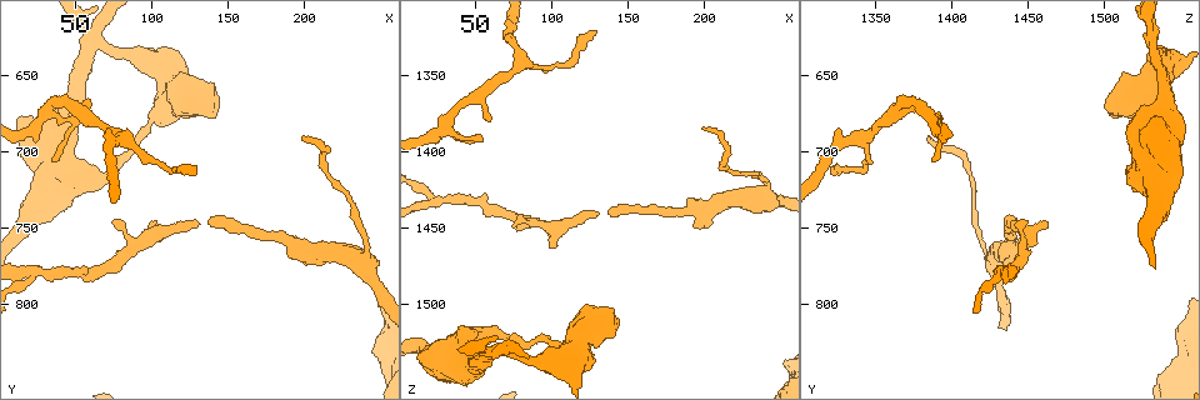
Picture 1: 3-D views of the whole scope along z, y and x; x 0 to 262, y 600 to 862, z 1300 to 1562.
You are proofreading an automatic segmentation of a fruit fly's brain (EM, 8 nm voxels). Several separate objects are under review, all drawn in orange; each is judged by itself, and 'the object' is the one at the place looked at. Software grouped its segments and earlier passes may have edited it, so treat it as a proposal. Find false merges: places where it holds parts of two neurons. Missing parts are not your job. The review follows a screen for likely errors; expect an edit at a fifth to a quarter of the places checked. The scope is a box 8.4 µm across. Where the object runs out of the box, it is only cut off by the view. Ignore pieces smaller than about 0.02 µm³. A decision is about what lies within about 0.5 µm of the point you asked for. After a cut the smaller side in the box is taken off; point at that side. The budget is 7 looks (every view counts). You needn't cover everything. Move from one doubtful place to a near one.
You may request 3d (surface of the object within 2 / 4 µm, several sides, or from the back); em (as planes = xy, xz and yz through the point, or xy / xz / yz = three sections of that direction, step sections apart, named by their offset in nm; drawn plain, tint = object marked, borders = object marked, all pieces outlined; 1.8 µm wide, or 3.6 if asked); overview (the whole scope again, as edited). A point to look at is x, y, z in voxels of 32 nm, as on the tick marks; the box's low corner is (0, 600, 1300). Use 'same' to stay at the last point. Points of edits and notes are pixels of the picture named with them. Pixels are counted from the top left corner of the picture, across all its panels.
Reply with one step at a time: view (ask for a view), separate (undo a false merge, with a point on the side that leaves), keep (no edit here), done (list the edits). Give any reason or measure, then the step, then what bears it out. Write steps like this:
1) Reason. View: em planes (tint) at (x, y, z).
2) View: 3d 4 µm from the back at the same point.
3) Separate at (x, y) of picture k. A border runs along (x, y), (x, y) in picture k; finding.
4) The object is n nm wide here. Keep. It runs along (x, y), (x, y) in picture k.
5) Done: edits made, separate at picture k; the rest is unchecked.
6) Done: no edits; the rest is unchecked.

Calibre changes. View: em 3.6 µm planes (tint) at (238, 774, 1428).

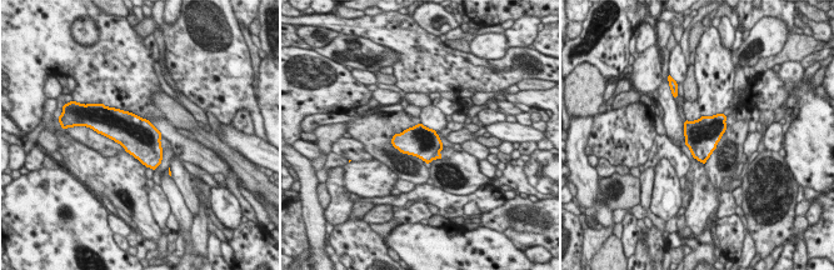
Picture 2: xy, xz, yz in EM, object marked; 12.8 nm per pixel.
The object is 400 nm wide here. Keep. All the same neuron.

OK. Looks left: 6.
Thick turns thin. View: em 3.6 µm planes (tint) at (50, 716, 1520).

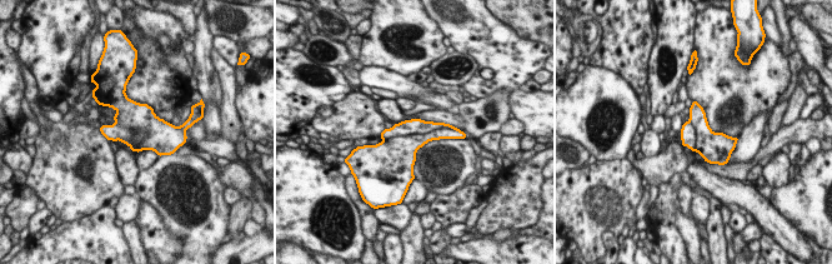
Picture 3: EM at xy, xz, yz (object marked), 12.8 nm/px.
Separate at (415, 125) of picture 3. Two neurons meet here.

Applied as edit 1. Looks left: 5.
Done: edits made, separate at picture 3; the rest is unchecked.

